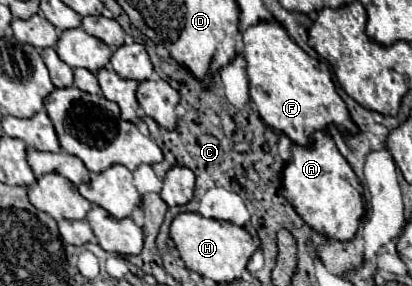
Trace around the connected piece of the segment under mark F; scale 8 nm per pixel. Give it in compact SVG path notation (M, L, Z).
M261 20L243 30L243 56L247 62L249 96L265 124L287 134L299 146L309 146L311 134L317 130L327 132L331 124L343 132L357 132L345 102L333 86L327 62L303 52L279 22Z

